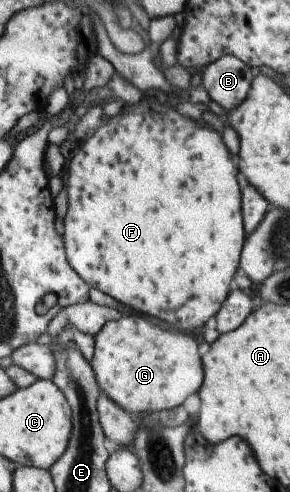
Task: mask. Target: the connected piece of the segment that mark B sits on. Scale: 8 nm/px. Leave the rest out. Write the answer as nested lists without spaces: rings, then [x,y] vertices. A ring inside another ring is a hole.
[[[233,55],[221,57],[202,72],[203,87],[210,99],[227,112],[238,108],[247,99],[255,79],[251,66]]]

